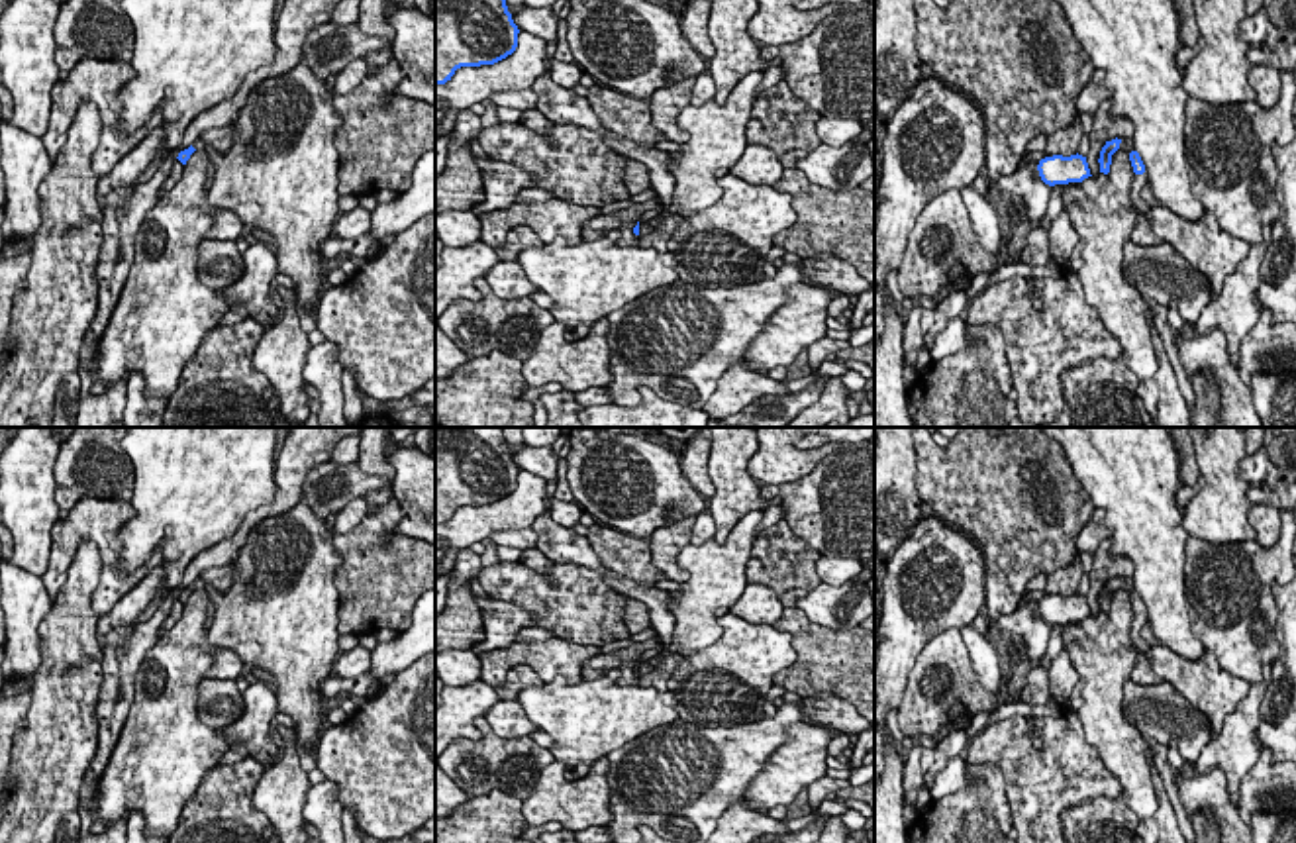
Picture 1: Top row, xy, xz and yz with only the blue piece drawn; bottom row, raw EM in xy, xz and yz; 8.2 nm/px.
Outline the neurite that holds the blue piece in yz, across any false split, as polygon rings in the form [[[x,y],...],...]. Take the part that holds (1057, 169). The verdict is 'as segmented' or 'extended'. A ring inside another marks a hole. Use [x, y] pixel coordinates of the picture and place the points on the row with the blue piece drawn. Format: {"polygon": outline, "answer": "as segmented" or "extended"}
{"polygon": [[[1053,155],[1045,157],[1037,165],[1039,176],[1045,184],[1069,184],[1069,182],[1082,182],[1084,178],[1092,176],[1086,157],[1082,155]]], "answer": "as segmented"}

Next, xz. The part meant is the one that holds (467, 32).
{"polygon": [[[435,0],[435,86],[461,67],[506,59],[518,33],[506,0]]], "answer": "as segmented"}

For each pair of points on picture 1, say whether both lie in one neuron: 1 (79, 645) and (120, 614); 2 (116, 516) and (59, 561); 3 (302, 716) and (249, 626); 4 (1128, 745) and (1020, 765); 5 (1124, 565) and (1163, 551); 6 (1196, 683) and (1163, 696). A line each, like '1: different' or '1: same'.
1: different
2: same
3: same
4: different
5: different
6: different

